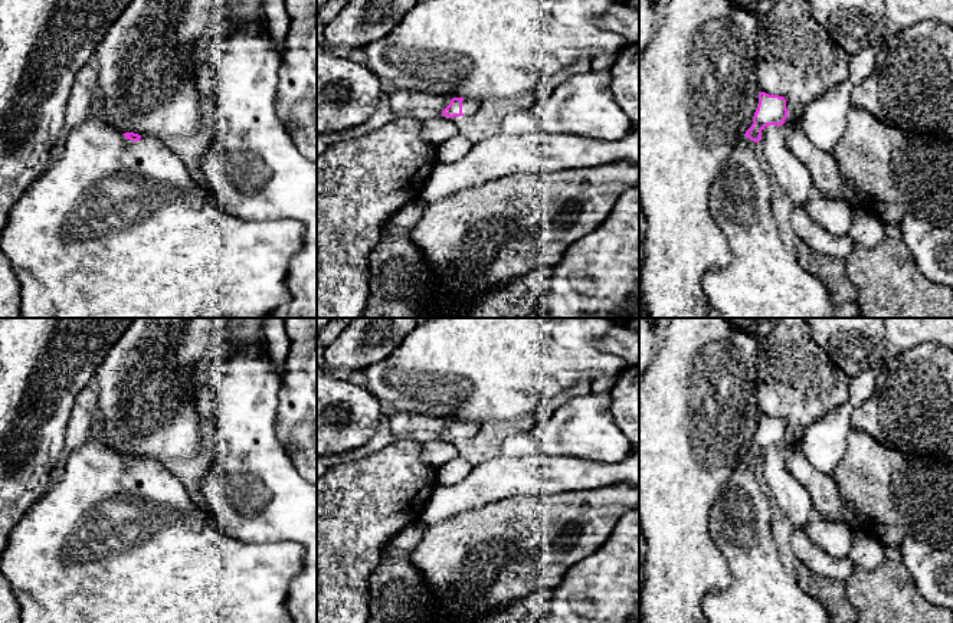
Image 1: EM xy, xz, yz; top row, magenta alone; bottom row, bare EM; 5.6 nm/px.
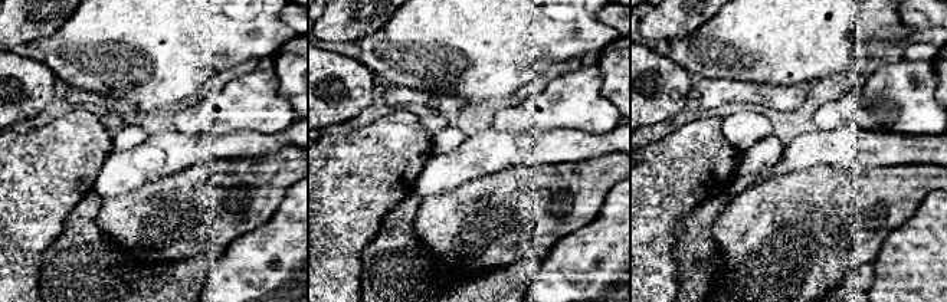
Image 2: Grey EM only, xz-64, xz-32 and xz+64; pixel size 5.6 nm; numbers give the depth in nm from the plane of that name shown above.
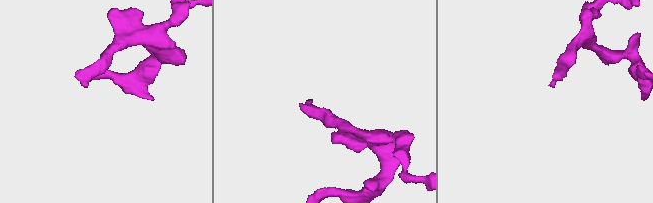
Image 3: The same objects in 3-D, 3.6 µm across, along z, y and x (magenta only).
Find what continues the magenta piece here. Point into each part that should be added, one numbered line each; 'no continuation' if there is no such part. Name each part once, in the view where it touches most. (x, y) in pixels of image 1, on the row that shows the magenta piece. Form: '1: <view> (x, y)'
1: xy (114, 228)

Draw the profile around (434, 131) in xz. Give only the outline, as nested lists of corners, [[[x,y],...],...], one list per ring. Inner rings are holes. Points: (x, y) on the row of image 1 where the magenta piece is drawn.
[[[449,117],[423,119],[419,129],[419,137],[438,148],[443,141],[458,135],[458,127]]]

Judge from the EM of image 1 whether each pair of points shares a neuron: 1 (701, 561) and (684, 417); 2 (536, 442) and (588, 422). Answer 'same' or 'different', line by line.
1: same
2: same

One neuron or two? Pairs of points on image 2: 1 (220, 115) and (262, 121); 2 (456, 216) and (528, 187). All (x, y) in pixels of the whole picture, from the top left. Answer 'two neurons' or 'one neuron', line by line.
1: one neuron
2: one neuron

